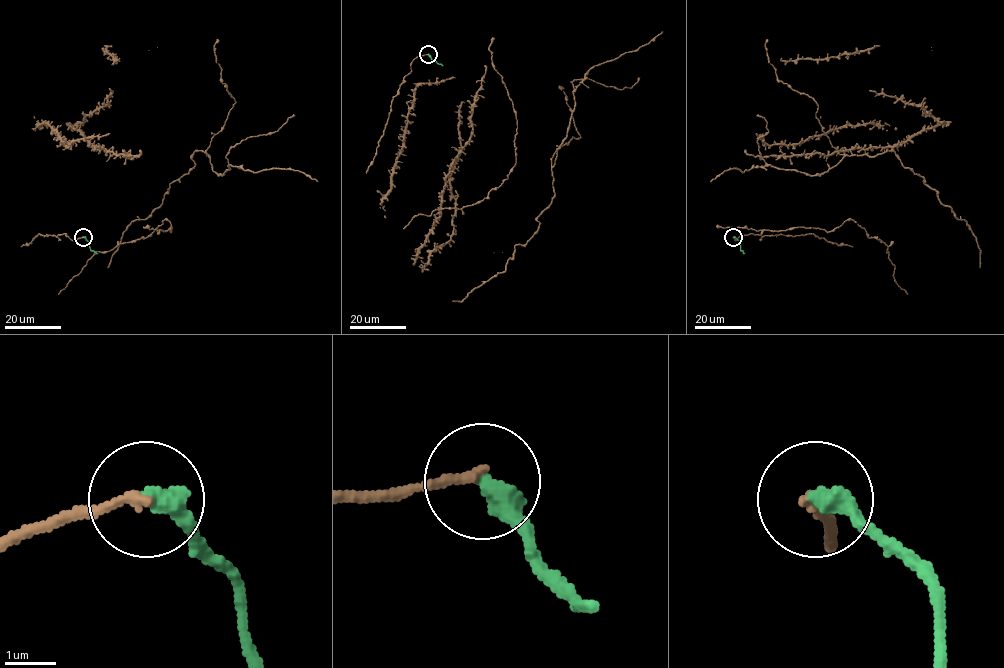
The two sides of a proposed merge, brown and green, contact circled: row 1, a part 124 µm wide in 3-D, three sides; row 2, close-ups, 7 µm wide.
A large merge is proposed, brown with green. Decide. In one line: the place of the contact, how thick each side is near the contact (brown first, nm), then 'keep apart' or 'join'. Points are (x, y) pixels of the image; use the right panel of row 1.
place (733, 237); calibres 190 and 440 nm; keep apart

